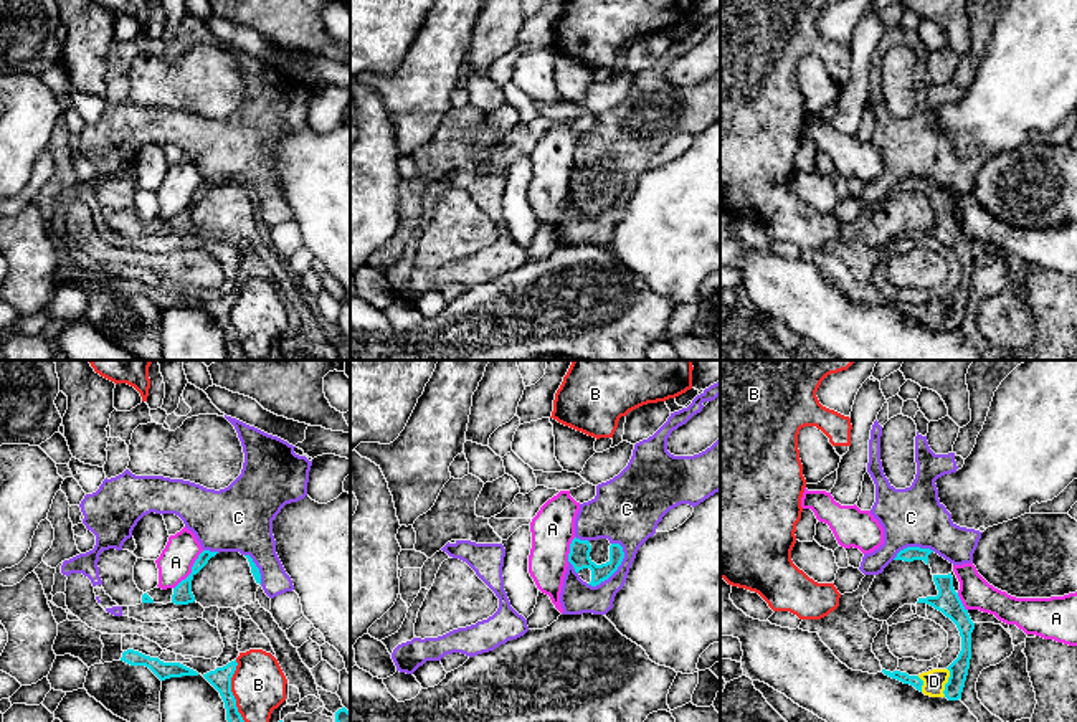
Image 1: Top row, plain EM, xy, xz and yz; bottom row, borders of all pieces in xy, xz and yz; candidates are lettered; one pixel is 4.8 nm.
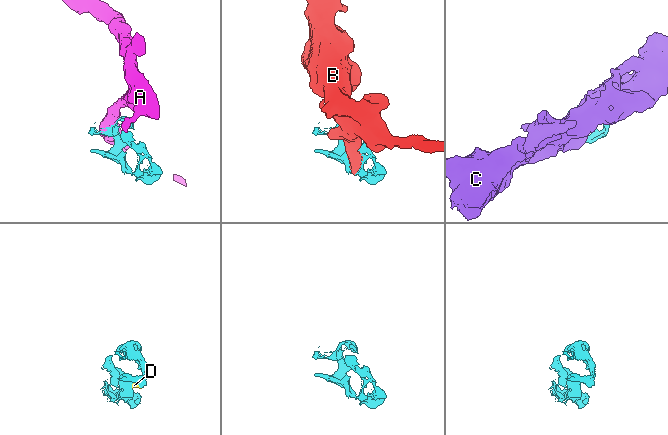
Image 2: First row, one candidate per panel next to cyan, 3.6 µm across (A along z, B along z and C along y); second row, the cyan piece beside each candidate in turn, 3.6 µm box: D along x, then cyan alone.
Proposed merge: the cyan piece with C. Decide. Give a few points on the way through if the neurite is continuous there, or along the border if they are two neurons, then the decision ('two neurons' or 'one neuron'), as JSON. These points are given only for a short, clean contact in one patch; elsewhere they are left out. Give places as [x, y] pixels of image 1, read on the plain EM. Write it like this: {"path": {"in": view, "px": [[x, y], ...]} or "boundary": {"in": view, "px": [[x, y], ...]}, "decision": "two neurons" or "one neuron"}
{"boundary": {"in": "xz", "px": [[618, 172], [623, 182], [621, 194], [598, 213], [587, 213]]}, "decision": "two neurons"}

